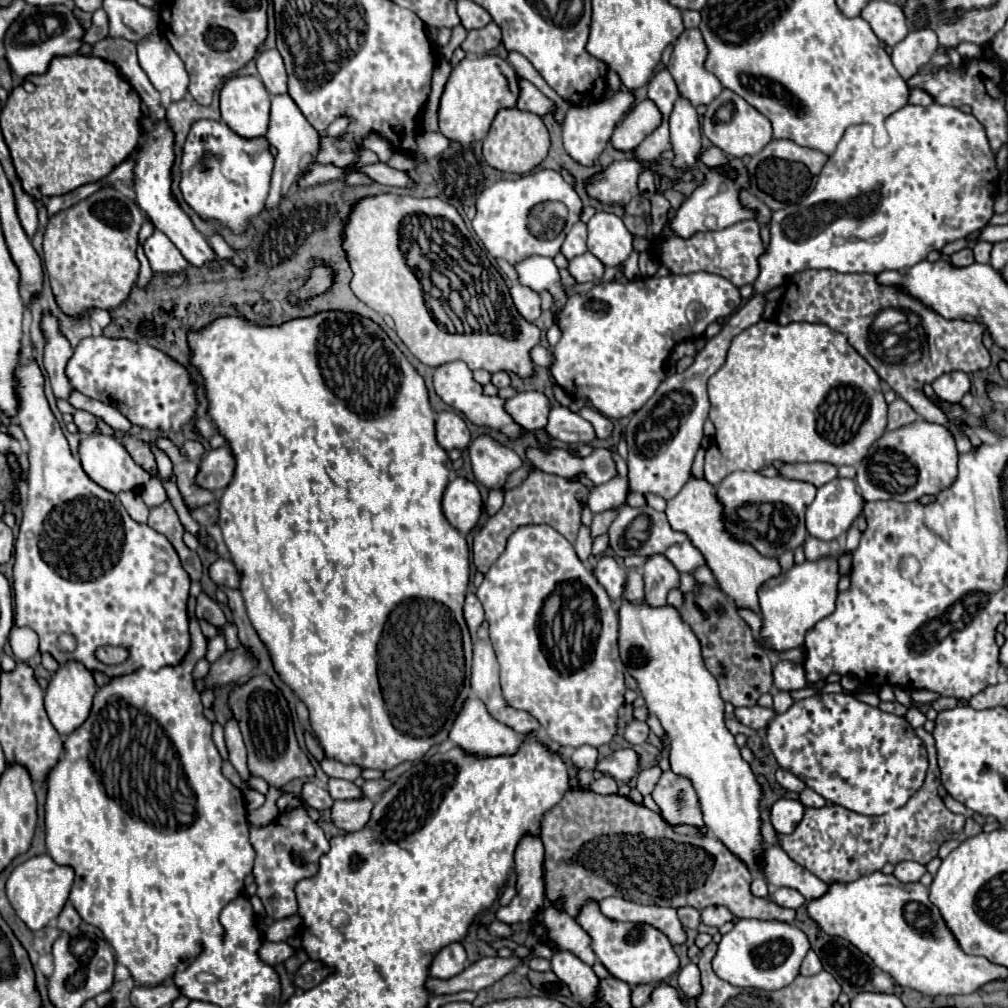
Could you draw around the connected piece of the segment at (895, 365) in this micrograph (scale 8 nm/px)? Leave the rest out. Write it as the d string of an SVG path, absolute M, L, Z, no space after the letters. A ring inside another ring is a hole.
M805 270L799 272L793 280L795 290L791 296L783 298L783 308L777 310L777 322L789 324L789 322L813 322L813 324L825 324L833 332L845 334L849 344L873 366L873 370L881 376L883 382L887 382L897 396L901 396L905 402L913 406L913 410L927 418L927 422L935 422L945 426L957 446L959 452L969 452L973 446L967 436L961 436L957 426L937 408L925 394L923 388L937 380L937 376L943 376L945 372L977 372L985 370L991 360L989 352L983 346L983 332L985 326L981 322L967 322L967 320L945 320L935 310L929 310L921 300L907 294L901 286L883 286L877 282L877 276L873 274L839 274L833 270ZM883 296L885 296L885 308L897 308L897 310L909 310L919 318L919 326L923 332L915 332L915 338L911 336L875 336L871 330L871 324L875 316L883 310Z

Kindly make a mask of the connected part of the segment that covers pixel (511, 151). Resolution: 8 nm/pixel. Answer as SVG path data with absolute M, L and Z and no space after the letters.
M519 108L499 110L487 138L483 140L483 156L491 168L509 174L525 174L537 168L549 154L549 132L543 120L531 112L521 112Z

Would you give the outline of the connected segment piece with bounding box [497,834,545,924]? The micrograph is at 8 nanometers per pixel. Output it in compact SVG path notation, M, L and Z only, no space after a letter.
M525 834L515 850L517 894L507 908L497 910L497 920L505 924L533 920L545 902L543 894L543 842L535 834Z

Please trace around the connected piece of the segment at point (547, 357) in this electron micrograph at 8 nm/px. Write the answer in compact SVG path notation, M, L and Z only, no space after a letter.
M535 346L531 350L531 358L541 368L551 368L553 366L553 352L547 350L547 348L543 348L543 346Z

